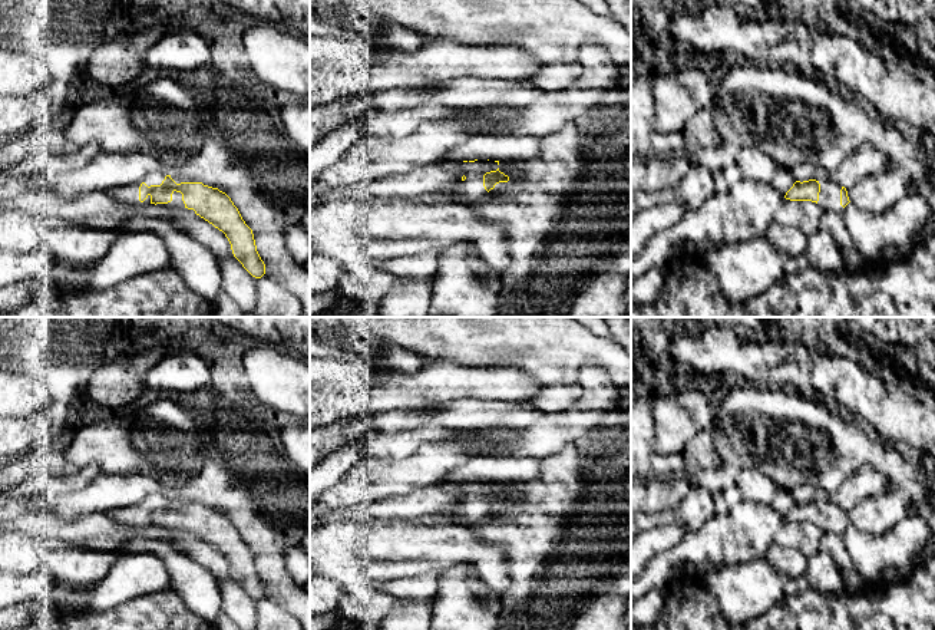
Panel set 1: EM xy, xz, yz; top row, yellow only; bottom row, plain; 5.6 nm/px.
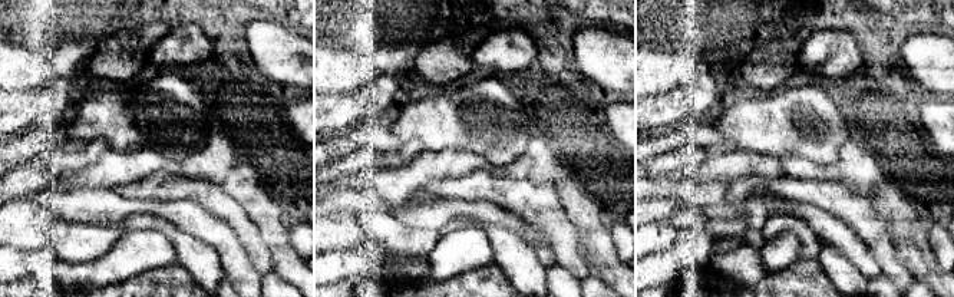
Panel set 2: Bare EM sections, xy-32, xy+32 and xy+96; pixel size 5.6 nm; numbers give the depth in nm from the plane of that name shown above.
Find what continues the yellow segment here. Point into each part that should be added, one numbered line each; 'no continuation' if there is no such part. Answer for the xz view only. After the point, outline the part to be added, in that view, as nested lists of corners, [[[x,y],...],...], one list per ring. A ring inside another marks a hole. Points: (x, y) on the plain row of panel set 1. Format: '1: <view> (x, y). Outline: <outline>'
1: xz (471, 511). Outline: [[[478,481],[475,484],[449,484],[443,482],[452,488],[452,492],[457,499],[466,498],[460,504],[455,514],[427,514],[412,519],[417,525],[433,525],[433,524],[455,524],[472,528],[473,524],[480,524],[483,521],[495,521],[503,517],[499,511],[493,509],[489,514],[483,508],[483,497],[490,494],[490,482]]]

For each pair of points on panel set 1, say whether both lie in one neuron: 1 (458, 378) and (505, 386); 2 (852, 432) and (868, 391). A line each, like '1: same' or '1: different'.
1: same
2: different

